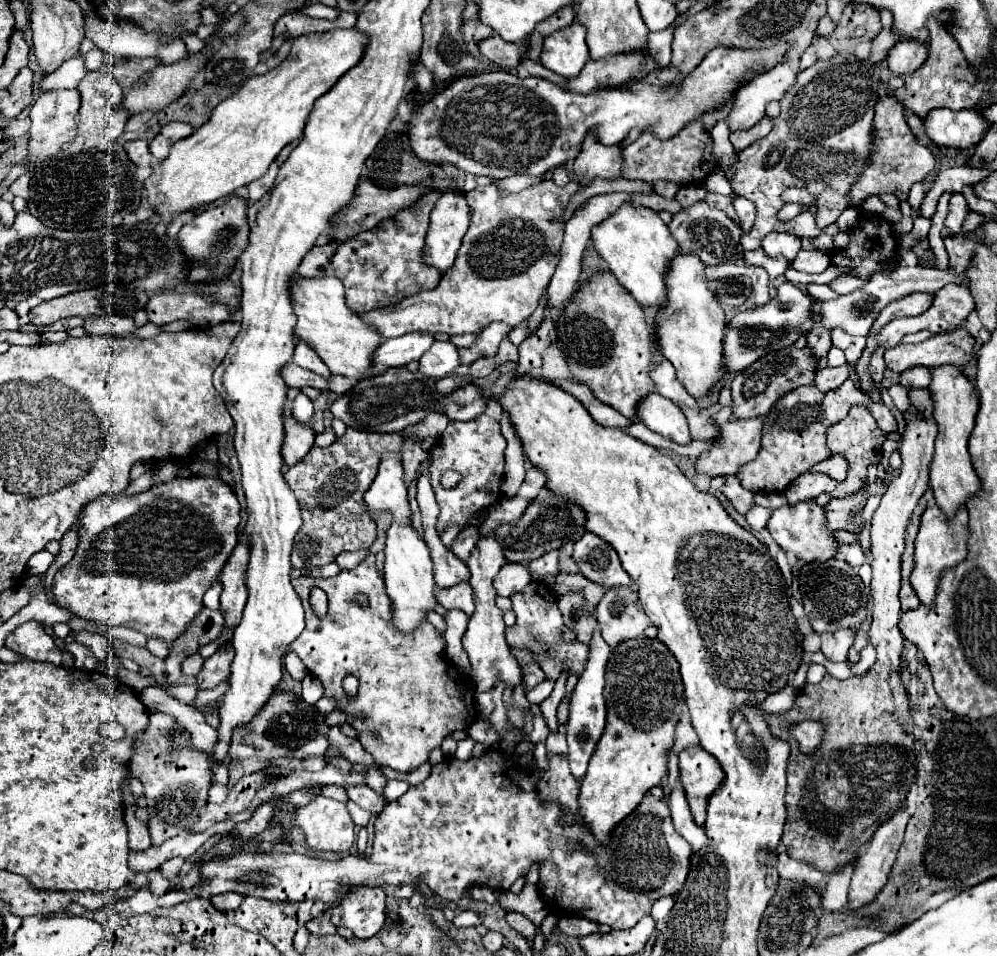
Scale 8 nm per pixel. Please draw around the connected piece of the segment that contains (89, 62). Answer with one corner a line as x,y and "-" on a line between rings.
93,48
91,52
83,54
87,70
93,70
93,68
99,68
99,66
101,66
101,62
103,62
103,54
101,54
101,52
103,52
103,50
99,50
99,48

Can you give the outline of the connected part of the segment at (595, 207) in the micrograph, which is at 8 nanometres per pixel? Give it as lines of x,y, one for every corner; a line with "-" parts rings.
615,192
615,194
603,194
603,196
593,196
589,198
587,202
583,202
575,212
573,216
567,220
567,226
565,226
565,240
563,240
563,248
561,248
561,260
557,264
557,270
551,278
551,284
547,288
547,302
545,302
545,308
543,308
543,320
549,320
553,318
553,314
557,312
557,308
561,308
569,298
571,294
575,292
577,288
577,282
579,282
579,274
581,274
581,256
583,256
583,250
591,238
591,230
601,224
603,220
607,220
611,214
615,214
625,202
631,202
633,206
645,206
653,212
661,212
661,210
667,210
671,214
679,212
681,210
681,204
673,198
673,200
665,200
661,194
657,192
651,192
651,194
625,194
625,192

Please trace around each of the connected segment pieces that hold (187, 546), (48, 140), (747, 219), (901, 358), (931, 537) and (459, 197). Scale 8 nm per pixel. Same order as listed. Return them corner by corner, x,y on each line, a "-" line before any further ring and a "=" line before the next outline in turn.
187,476
187,478
175,478
171,482
165,484
157,484
151,486
149,490
135,494
135,496
103,496
101,500
89,502
85,506
83,518
81,518
81,532
79,532
79,546
77,552
73,556
73,560
69,564
65,564
57,574
55,574
55,582
53,582
53,594
59,606
71,610
73,614
87,618
87,620
97,620
109,626
127,626
127,628
135,628
139,632
143,632
147,638
149,636
159,636
165,638
167,644
171,644
185,628
187,624
199,614
199,610
203,608
203,594
209,588
211,580
215,580
215,576
221,574
227,556
233,552
233,548
237,546
239,538
237,538
237,526
239,526
239,500
235,496
235,492
229,488
229,484
225,484
221,478
219,480
211,480
205,476
=
61,90
61,92
45,92
31,106
31,130
29,130
29,162
37,164
49,156
53,156
63,144
71,142
77,136
75,130
75,114
79,110
79,92
77,90
=
737,196
737,198
733,200
733,206
735,206
735,210
737,210
739,218
741,218
741,230
743,230
743,232
749,232
753,220
755,220
755,204
751,204
751,202
749,202
747,198
743,198
743,196
=
961,326
953,332
935,334
919,344
897,344
885,350
885,364
889,370
901,374
915,366
941,366
965,364
975,348
975,338
=
927,506
927,510
923,512
919,534
915,538
915,568
911,572
911,584
923,604
931,606
935,602
935,592
943,570
955,568
967,558
967,540
969,540
967,526
969,516
965,508
961,508
961,512
957,512
957,516
951,520
947,520
937,506
=
445,192
433,212
431,224
425,238
423,262
437,268
441,274
453,268
459,244
469,228
469,206
463,194

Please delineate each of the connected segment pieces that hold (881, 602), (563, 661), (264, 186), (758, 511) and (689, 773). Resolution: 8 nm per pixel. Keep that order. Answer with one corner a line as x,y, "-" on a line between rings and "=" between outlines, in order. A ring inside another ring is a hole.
911,402
909,408
903,412
905,418
905,432
899,440
897,452
901,454
901,470
893,474
891,470
885,472
887,490
881,496
881,504
873,514
871,520
871,566
873,566
873,580
871,580
871,600
873,600
873,622
869,630
869,642
877,648
877,662
873,664
871,672
865,676
849,678
849,680
837,680
831,674
825,674
825,678
811,686
805,684
799,690
797,704
785,712
785,714
769,714
767,722
771,724
773,736
779,736
781,740
787,740
791,746
791,756
787,764
787,794
785,794
785,806
787,806
787,822
781,836
781,842
787,846
787,852
795,860
811,862
817,868
823,870
837,870
845,866
847,862
855,860
861,846
875,834
875,828
895,812
895,804
899,800
905,800
911,776
913,776
913,730
915,724
911,720
909,712
909,700
907,692
899,680
899,618
901,618
901,606
899,606
899,588
901,588
901,556
905,552
905,530
909,524
909,518
923,496
923,488
929,484
927,464
933,460
933,442
937,438
937,424
933,418
925,418
-
803,720
817,720
825,726
825,734
821,740
821,746
811,752
803,754
797,746
797,740
789,734
789,728
793,724
799,724
=
531,582
523,592
511,596
517,622
515,622
515,626
509,626
505,630
509,646
529,650
533,654
533,658
539,662
539,668
545,672
547,680
557,680
559,672
563,668
567,668
569,674
581,676
581,672
585,670
585,664
589,660
587,644
563,640
563,620
561,620
561,612
557,608
555,600
557,598
551,592
551,588
545,588
545,584
541,584
541,582
=
273,162
273,164
269,166
269,170
267,170
265,176
261,176
259,180
255,180
255,182
251,182
251,184
247,186
247,188
249,188
249,198
251,198
251,202
261,200
261,198
273,188
273,182
275,182
275,176
277,176
277,170
279,170
279,164
=
755,506
755,508
751,508
751,512
747,512
747,522
753,530
767,528
769,518
771,518
771,510
763,508
763,506
=
685,748
679,752
679,780
685,788
685,796
691,814
699,826
705,824
705,804
707,796
723,782
723,772
719,772
719,762
703,748

